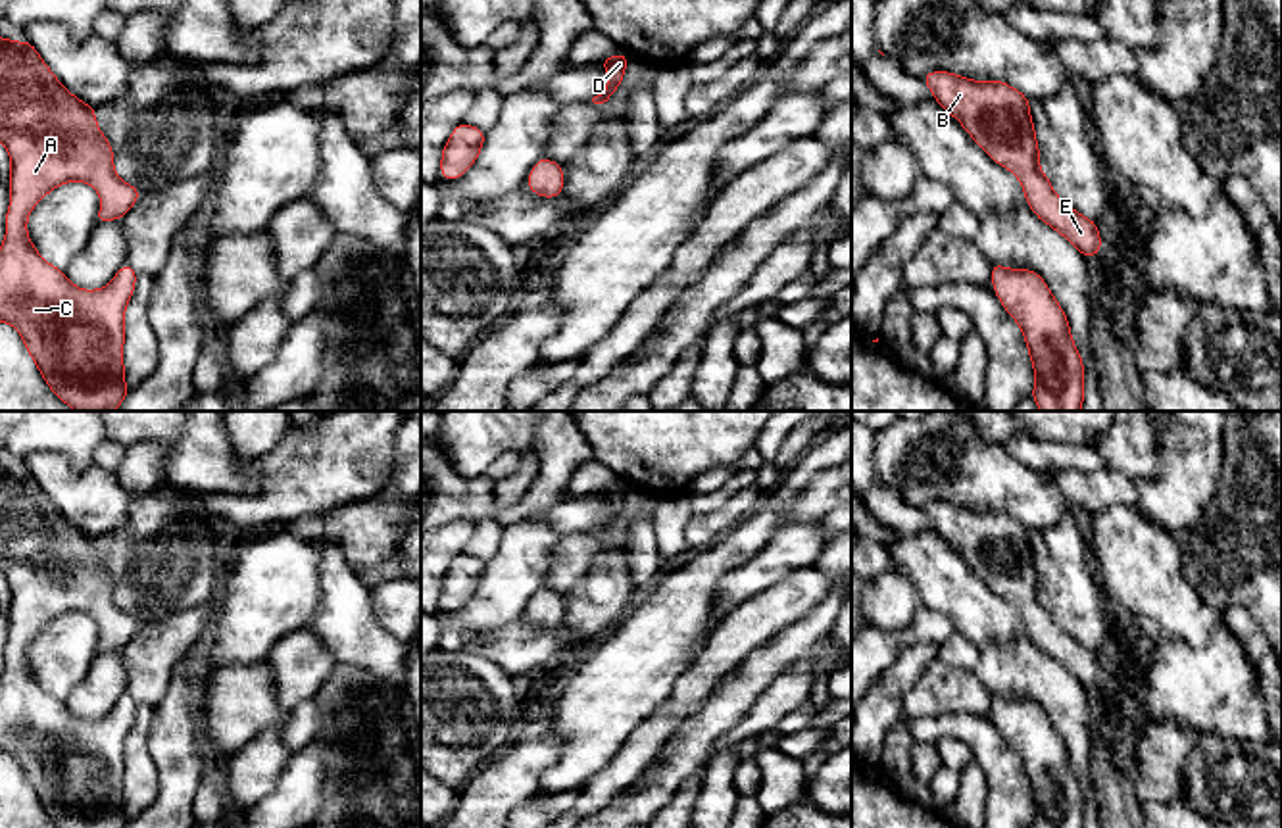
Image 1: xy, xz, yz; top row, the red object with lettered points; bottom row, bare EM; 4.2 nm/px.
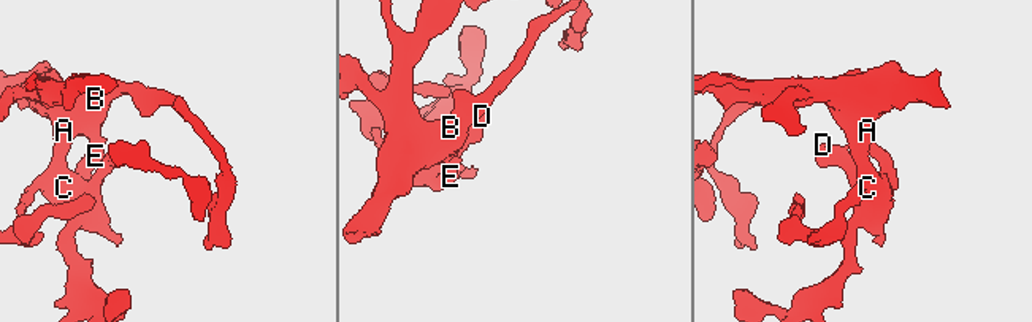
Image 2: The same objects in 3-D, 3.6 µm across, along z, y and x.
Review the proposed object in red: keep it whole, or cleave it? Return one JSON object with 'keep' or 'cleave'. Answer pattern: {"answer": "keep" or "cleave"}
{"answer": "keep"}

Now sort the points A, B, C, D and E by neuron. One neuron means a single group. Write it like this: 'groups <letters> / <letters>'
groups A B C D E

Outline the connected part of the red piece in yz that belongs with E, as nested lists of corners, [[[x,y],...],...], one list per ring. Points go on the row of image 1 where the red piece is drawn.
[[[930,71],[921,79],[990,159],[1021,181],[1024,200],[1038,219],[1063,234],[1084,257],[1101,252],[1096,221],[1065,204],[1040,171],[1038,140],[1023,92],[1003,81],[971,81],[948,71]]]

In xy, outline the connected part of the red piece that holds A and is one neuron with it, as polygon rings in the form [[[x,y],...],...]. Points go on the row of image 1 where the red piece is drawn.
[[[0,38],[0,142],[12,161],[12,204],[6,211],[6,238],[0,246],[0,321],[19,330],[42,378],[63,403],[75,411],[115,411],[129,392],[123,380],[125,307],[135,290],[136,271],[127,261],[108,286],[81,290],[63,271],[40,257],[27,236],[27,217],[50,190],[65,183],[81,181],[98,190],[102,206],[96,223],[123,219],[142,192],[115,175],[111,144],[98,129],[94,106],[73,96],[29,40]]]

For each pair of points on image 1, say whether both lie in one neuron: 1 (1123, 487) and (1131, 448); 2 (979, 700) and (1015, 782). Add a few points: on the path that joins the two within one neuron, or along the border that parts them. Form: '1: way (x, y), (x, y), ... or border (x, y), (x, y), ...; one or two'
1: border (1108, 469), (1121, 471), (1133, 481); two
2: border (940, 715), (985, 713), (990, 717); two

